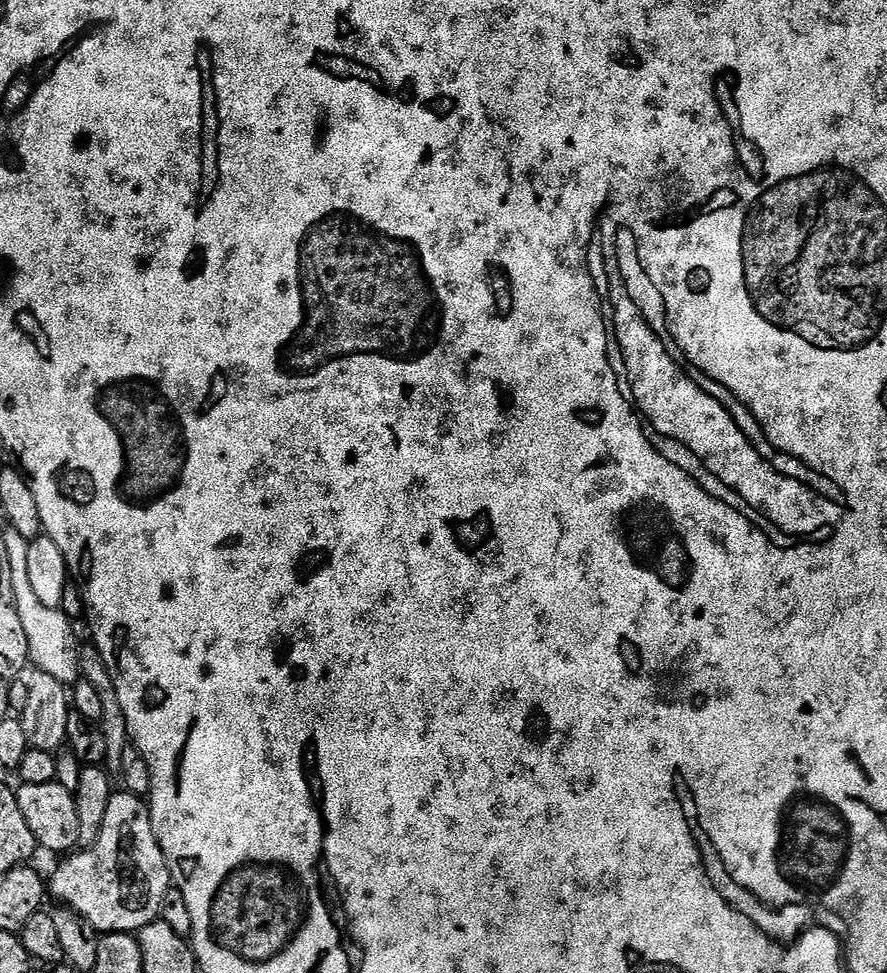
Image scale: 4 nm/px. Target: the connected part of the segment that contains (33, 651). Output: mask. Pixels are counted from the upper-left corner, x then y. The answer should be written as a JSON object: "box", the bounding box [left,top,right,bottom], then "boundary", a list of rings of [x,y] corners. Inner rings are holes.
{"box":[2,527,81,686],"boundary":[[[5,527],[2,539],[6,542],[6,558],[10,561],[10,582],[14,586],[14,602],[18,610],[18,618],[22,622],[22,630],[28,639],[28,655],[35,671],[45,672],[58,682],[72,686],[81,679],[80,658],[81,645],[76,645],[76,632],[73,621],[69,620],[65,612],[50,606],[42,606],[42,601],[34,594],[29,577],[29,549],[26,538],[18,534],[18,530]]]}

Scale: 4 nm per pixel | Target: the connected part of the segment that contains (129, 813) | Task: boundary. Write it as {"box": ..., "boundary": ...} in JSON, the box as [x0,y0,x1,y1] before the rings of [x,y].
{"box":[50,790,172,934],"boundary":[[[127,790],[113,791],[110,806],[106,806],[106,822],[102,822],[102,834],[98,834],[98,838],[91,846],[80,851],[67,857],[68,864],[62,865],[53,874],[52,880],[50,876],[51,899],[53,896],[54,899],[60,900],[56,902],[63,907],[74,909],[100,934],[136,934],[150,922],[158,919],[160,907],[172,884],[172,876],[168,872],[168,859],[162,854],[162,846],[158,846],[158,838],[152,829],[152,809],[146,803],[145,797],[135,796]]]}

